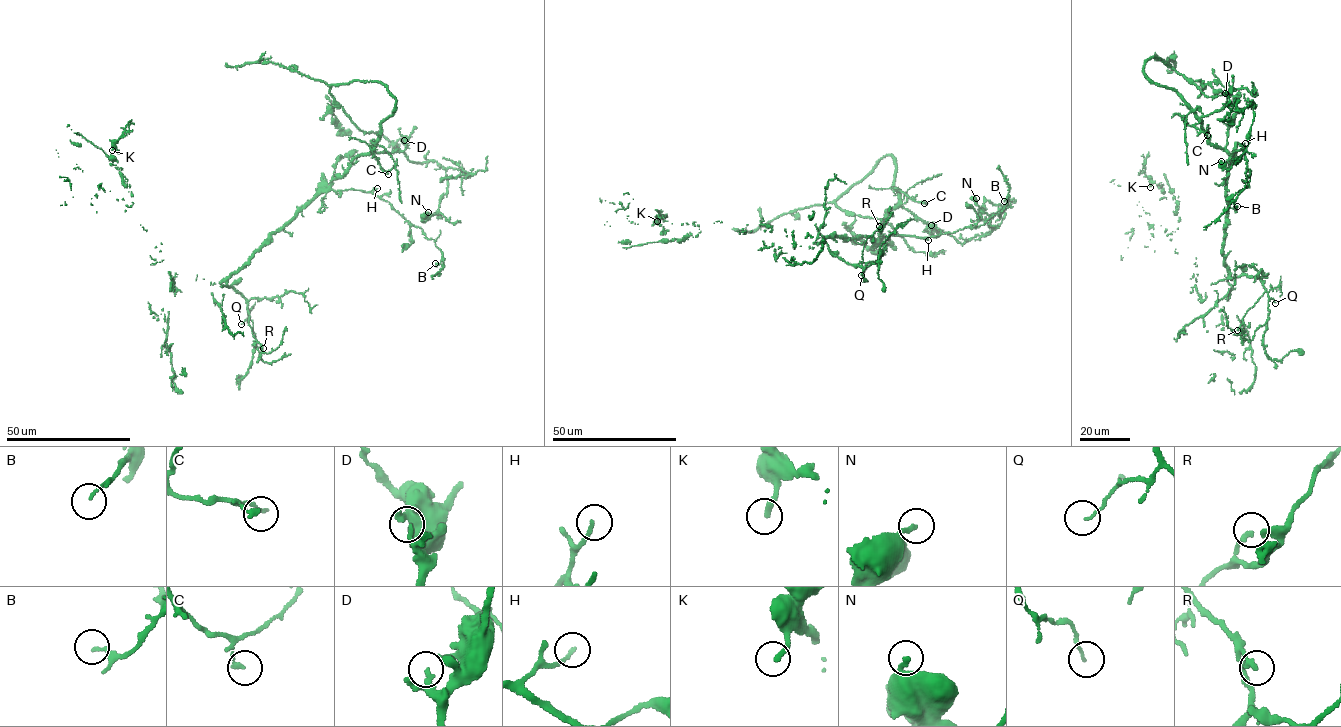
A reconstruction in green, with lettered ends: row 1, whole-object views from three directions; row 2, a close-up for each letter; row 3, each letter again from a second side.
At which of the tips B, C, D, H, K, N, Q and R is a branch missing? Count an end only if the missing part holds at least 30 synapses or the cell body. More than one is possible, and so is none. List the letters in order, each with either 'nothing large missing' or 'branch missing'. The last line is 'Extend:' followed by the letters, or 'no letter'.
B: nothing large missing
C: nothing large missing
D: nothing large missing
H: nothing large missing
K: branch missing
N: nothing large missing
Q: nothing large missing
R: nothing large missing
Extend: K

